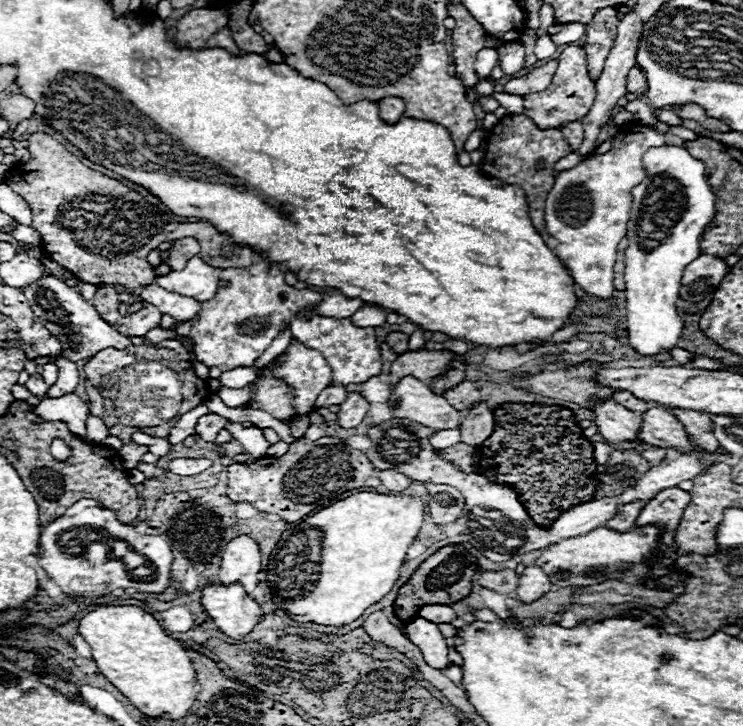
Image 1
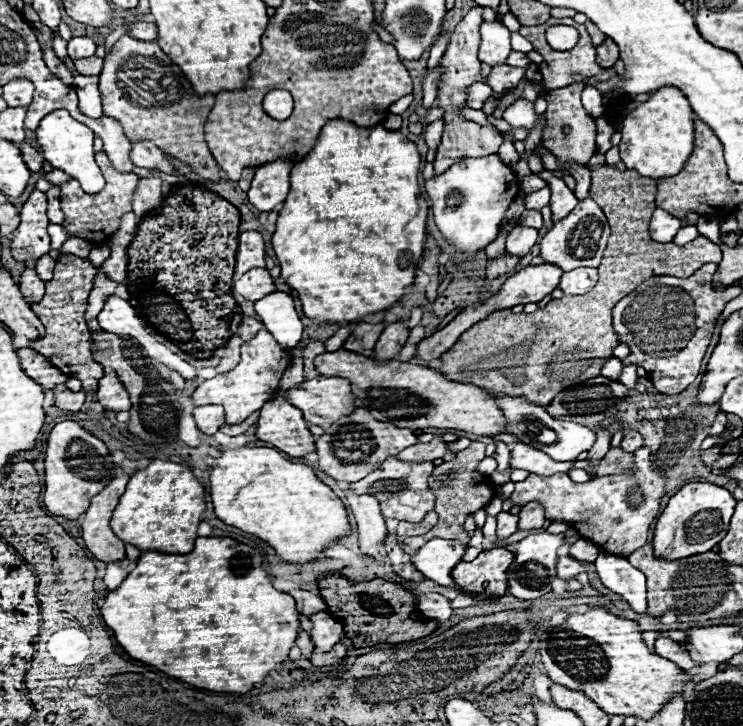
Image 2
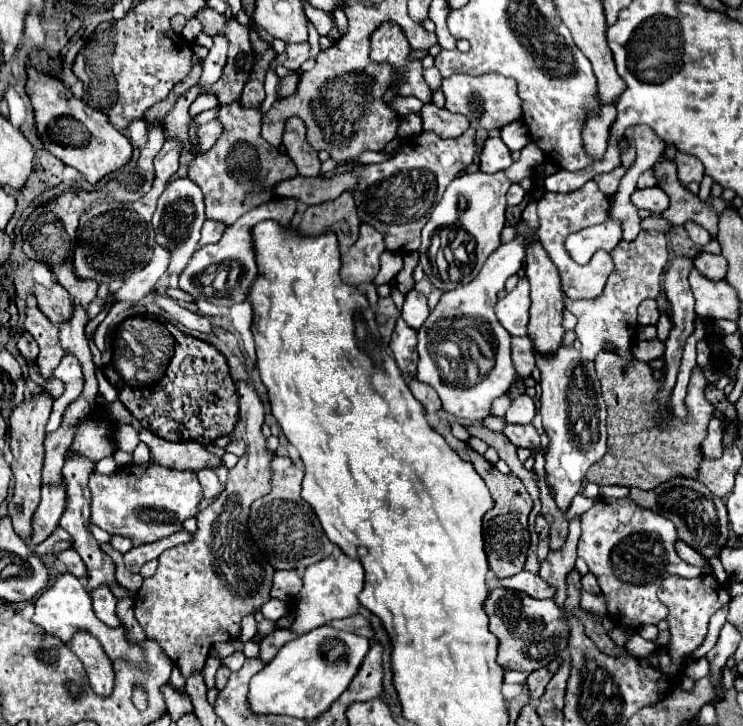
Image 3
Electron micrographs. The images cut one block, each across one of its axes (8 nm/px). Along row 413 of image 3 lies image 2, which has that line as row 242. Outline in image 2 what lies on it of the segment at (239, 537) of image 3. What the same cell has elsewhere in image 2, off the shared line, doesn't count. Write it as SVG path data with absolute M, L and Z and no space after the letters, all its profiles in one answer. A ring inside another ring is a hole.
M248 230L240 234L240 246L236 256L236 274L234 278L242 276L242 272L248 272L250 268L264 268L266 266L266 248L262 234L256 230Z

